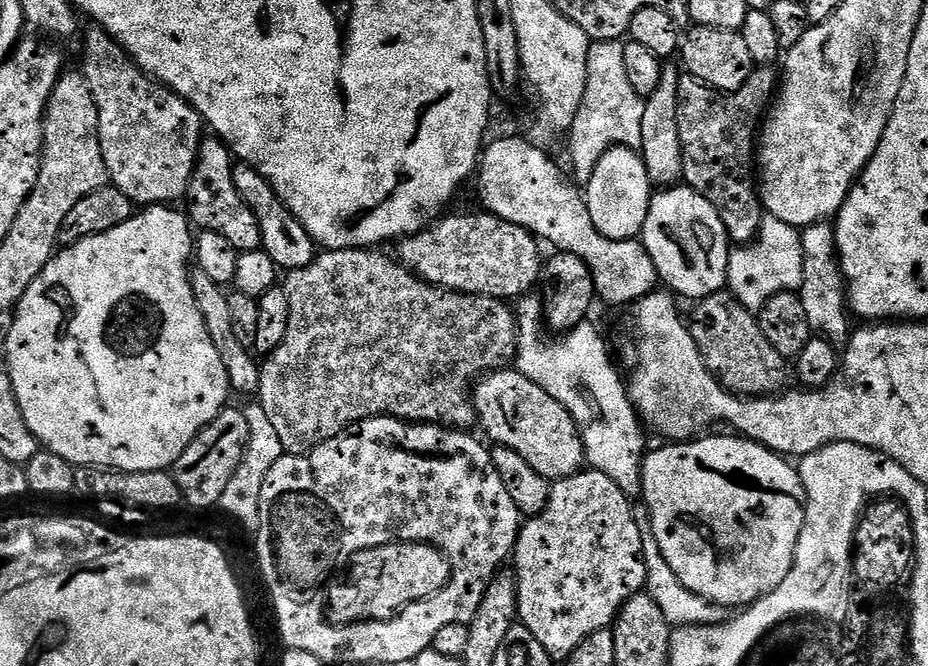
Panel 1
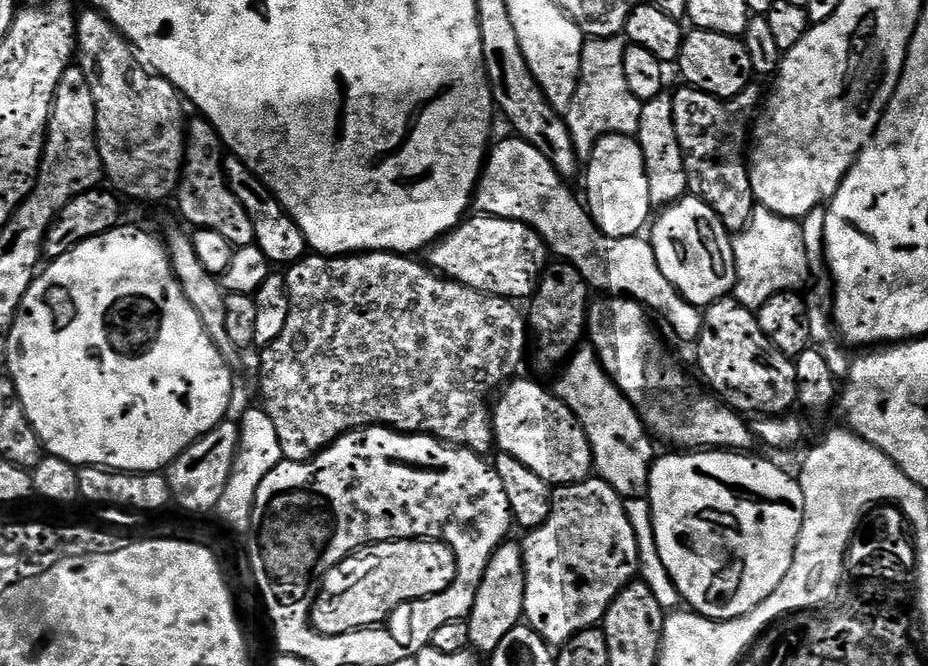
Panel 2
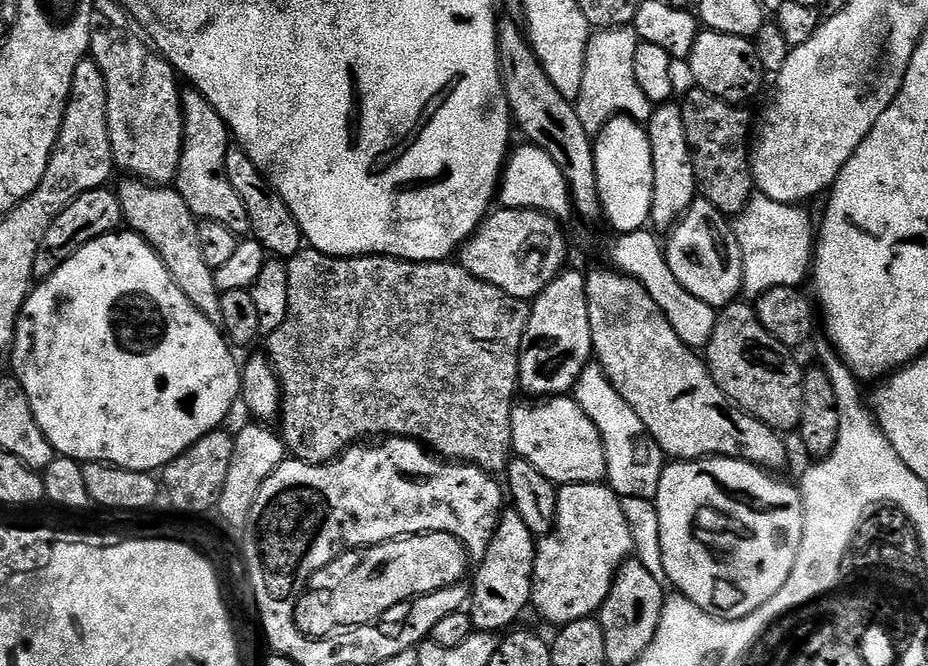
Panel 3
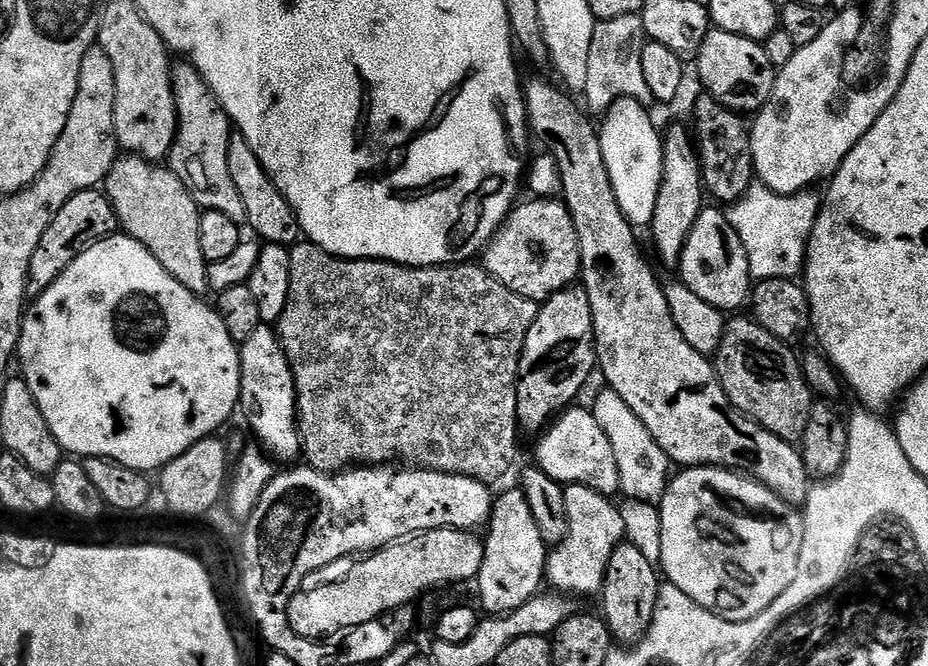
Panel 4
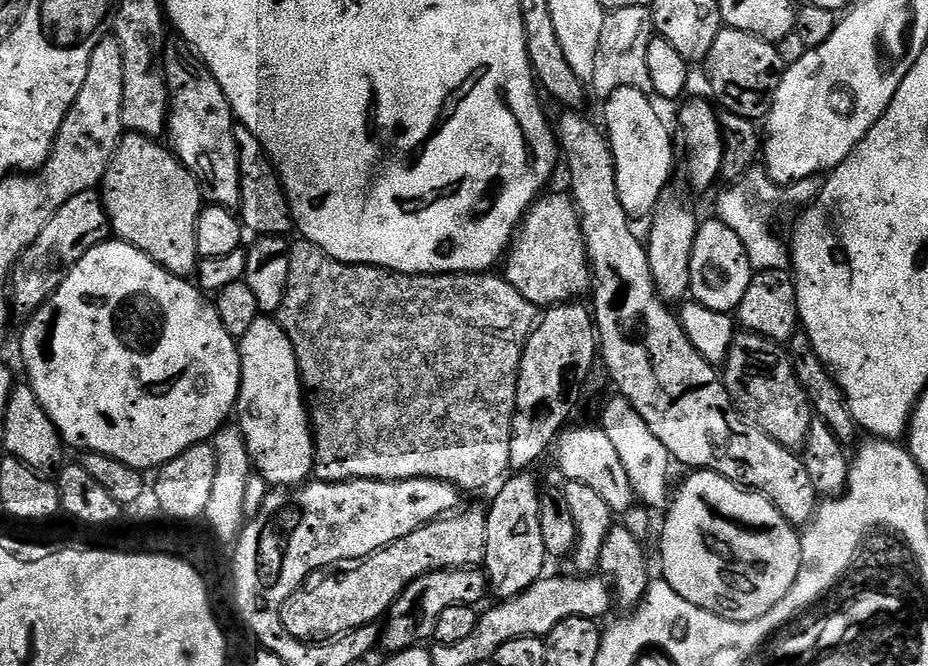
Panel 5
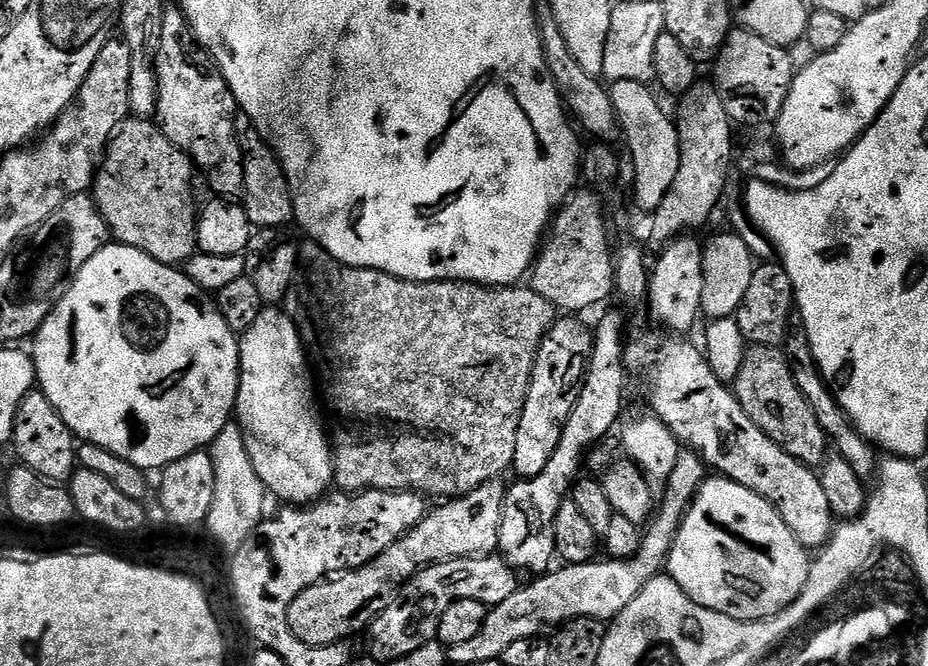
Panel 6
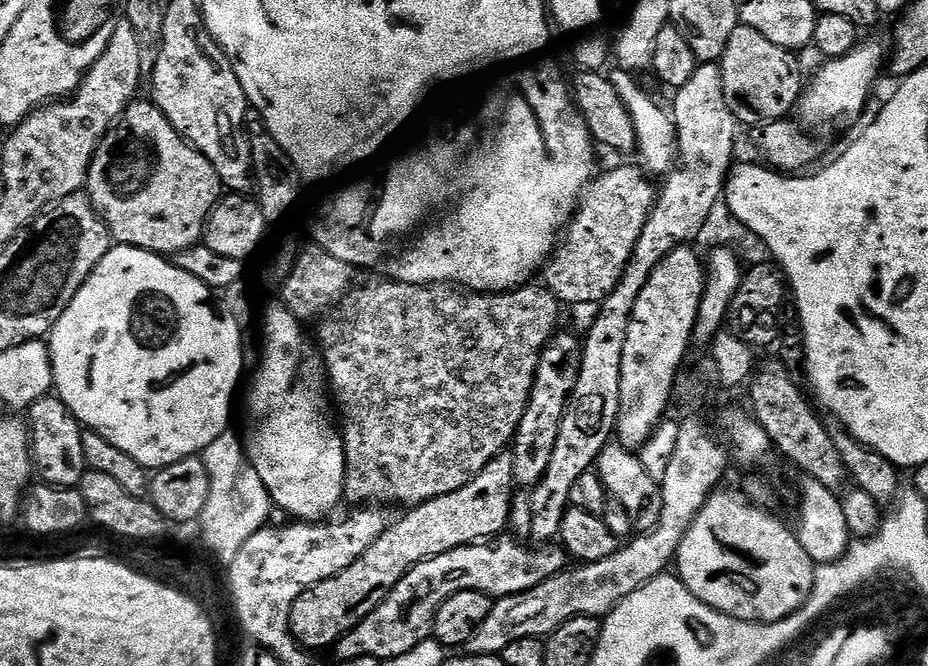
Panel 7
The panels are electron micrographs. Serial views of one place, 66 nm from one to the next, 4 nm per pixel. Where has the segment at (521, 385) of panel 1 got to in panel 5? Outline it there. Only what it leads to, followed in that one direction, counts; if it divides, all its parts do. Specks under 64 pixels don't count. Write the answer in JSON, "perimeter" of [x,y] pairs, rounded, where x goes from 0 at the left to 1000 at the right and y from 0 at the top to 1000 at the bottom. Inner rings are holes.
{"perimeter":[[[639,640],[639,643],[616,643],[603,650],[599,656],[597,668],[597,686],[599,697],[603,701],[603,709],[612,724],[627,724],[636,730],[657,760],[661,772],[671,772],[679,766],[686,755],[683,742],[683,730],[679,730],[679,716],[675,712],[675,700],[666,688],[666,674],[662,671],[662,664],[653,658],[650,643]]]}

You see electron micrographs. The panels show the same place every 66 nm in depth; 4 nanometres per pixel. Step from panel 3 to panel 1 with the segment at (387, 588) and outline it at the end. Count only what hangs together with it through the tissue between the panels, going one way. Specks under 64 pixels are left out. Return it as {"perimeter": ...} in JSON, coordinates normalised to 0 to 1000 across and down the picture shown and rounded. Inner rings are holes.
{"perimeter":[[[413,817],[409,823],[400,824],[400,835],[401,841],[387,842],[389,847],[386,856],[380,859],[377,877],[359,875],[352,884],[351,925],[359,937],[384,940],[398,931],[421,931],[434,913],[443,913],[460,902],[462,895],[477,890],[487,868],[483,836],[471,826],[467,817]]]}

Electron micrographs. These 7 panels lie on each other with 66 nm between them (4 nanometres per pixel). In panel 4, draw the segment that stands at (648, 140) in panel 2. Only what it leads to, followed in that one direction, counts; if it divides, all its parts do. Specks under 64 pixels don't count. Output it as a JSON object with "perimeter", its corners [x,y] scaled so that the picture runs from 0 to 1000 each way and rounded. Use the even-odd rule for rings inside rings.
{"perimeter":[[[724,186],[714,200],[716,242],[713,243],[713,273],[709,285],[709,303],[705,303],[705,327],[700,338],[703,366],[716,396],[732,398],[733,383],[739,357],[754,320],[750,314],[750,269],[754,264],[754,237],[747,206],[733,186]]]}

